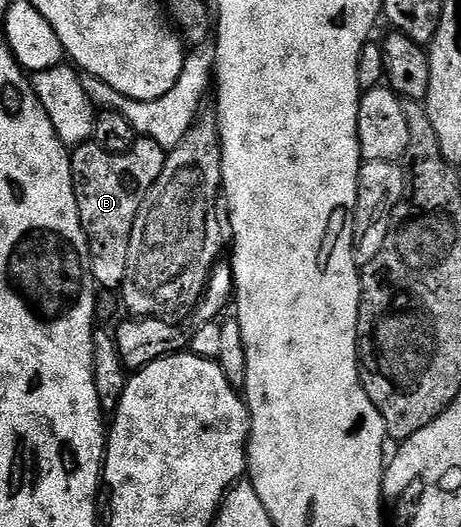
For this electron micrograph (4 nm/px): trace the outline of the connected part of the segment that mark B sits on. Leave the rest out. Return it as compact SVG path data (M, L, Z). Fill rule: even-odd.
M145 137L135 138L124 153L112 153L99 143L79 143L70 151L74 192L86 240L90 246L92 277L99 288L114 293L119 290L128 269L128 245L132 225L144 197L156 185L166 164L165 146Z

